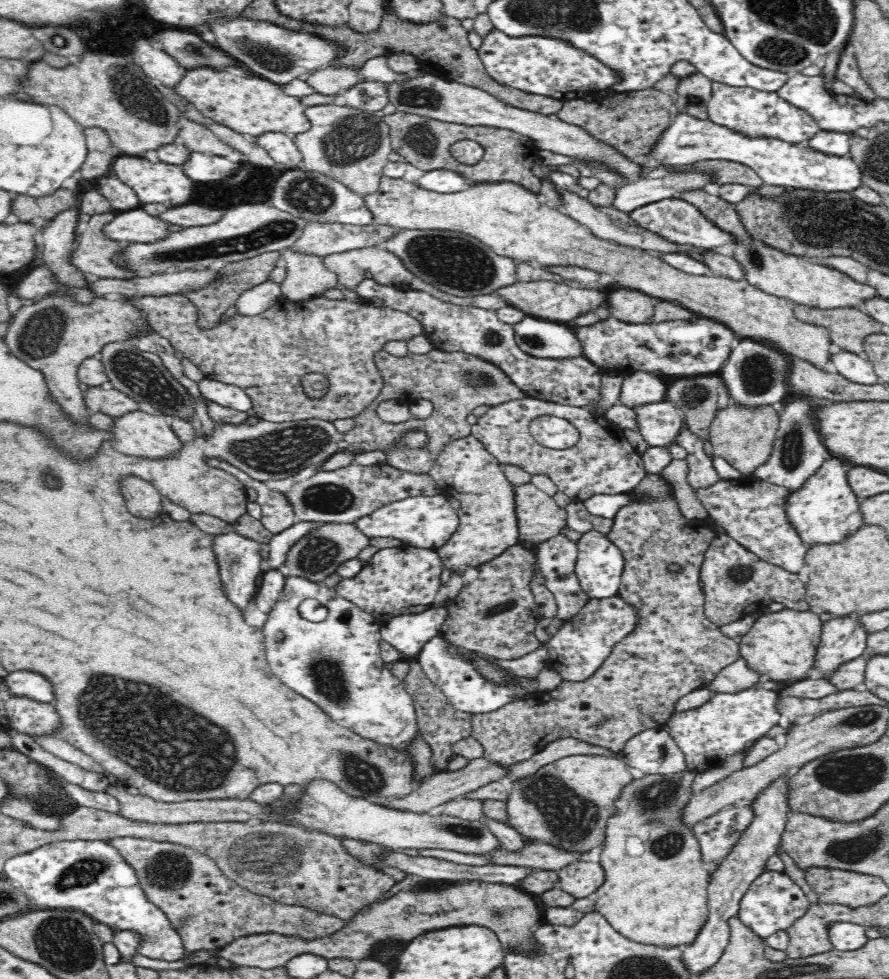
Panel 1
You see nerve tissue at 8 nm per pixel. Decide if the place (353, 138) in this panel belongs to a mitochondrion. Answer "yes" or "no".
yes

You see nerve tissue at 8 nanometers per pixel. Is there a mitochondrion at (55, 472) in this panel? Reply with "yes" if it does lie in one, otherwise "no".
yes

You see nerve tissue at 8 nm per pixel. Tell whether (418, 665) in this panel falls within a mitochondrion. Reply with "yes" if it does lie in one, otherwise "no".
no

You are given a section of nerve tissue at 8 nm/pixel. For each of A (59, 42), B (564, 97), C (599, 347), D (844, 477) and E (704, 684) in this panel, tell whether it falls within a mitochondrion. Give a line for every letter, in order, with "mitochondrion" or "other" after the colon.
A: mitochondrion
B: other
C: other
D: other
E: other

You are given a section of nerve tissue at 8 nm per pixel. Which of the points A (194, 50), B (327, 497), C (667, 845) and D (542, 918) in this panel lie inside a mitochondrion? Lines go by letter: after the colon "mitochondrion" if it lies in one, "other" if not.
A: mitochondrion
B: mitochondrion
C: mitochondrion
D: other

